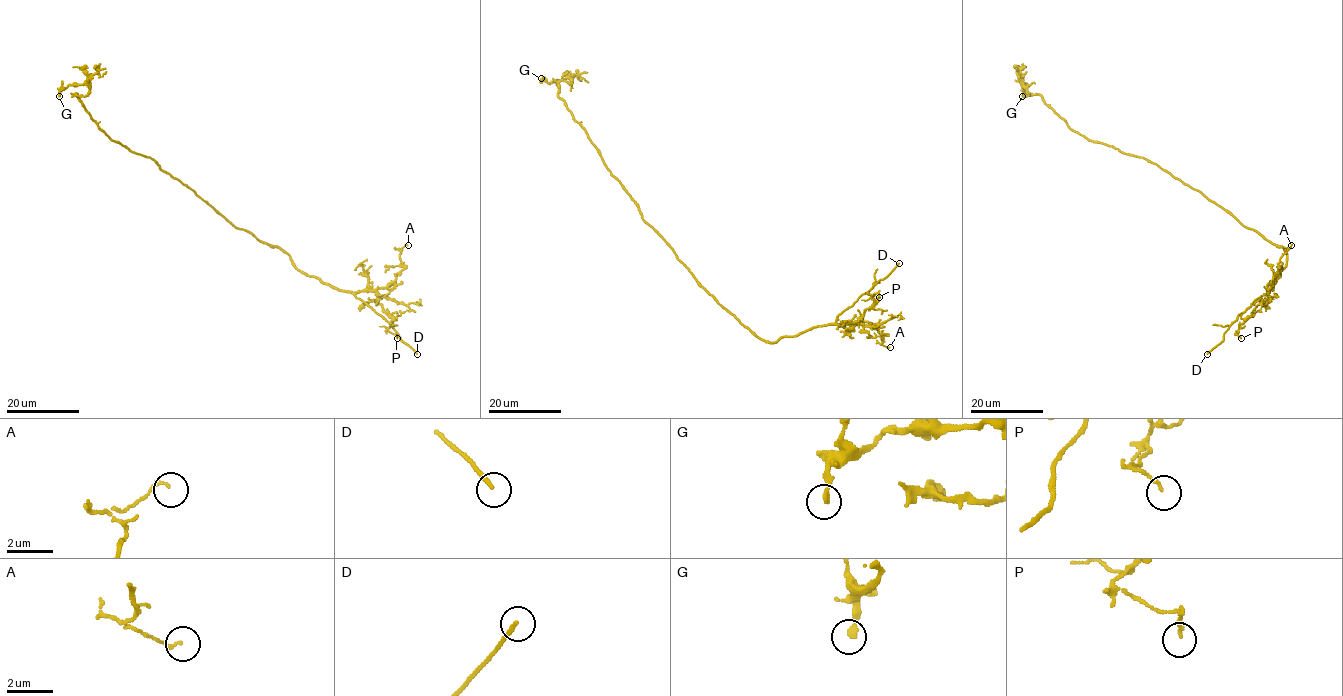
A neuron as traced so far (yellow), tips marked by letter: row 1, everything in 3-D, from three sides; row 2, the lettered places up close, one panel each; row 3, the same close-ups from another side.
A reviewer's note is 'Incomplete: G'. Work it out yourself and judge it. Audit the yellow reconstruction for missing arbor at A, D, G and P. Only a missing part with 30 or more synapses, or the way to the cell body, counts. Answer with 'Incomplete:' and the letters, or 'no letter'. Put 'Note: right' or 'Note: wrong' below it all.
Incomplete: D
Note: wrong

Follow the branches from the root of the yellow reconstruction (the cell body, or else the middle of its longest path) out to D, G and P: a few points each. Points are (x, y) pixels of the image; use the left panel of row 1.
D: (203, 200), (236, 227), (282, 249), (297, 269), (351, 291), (417, 354)
G: (203, 200), (153, 159), (132, 152), (107, 135), (76, 96), (88, 93), (85, 83), (68, 85), (59, 96)
P: (203, 200), (236, 227), (282, 249), (308, 275), (342, 290), (373, 291), (392, 319), (387, 329), (397, 338)

